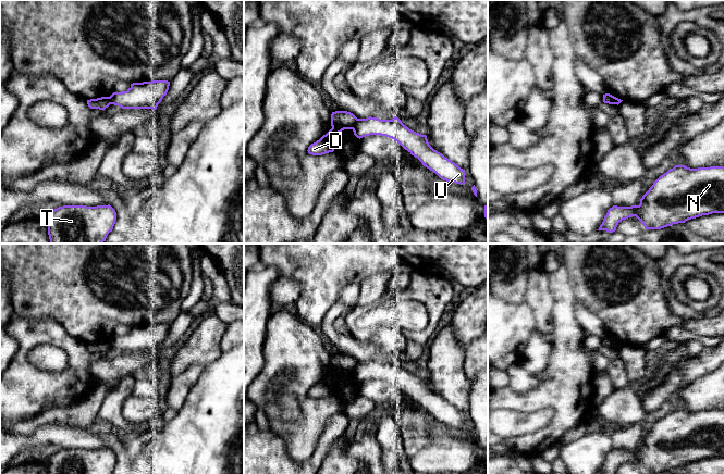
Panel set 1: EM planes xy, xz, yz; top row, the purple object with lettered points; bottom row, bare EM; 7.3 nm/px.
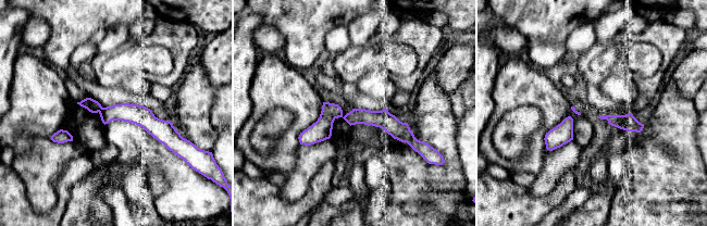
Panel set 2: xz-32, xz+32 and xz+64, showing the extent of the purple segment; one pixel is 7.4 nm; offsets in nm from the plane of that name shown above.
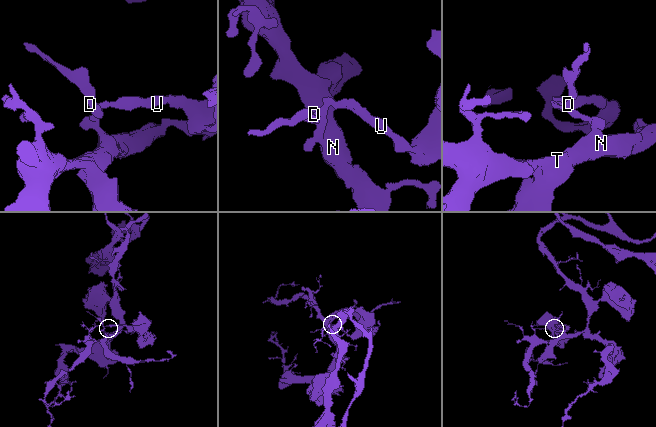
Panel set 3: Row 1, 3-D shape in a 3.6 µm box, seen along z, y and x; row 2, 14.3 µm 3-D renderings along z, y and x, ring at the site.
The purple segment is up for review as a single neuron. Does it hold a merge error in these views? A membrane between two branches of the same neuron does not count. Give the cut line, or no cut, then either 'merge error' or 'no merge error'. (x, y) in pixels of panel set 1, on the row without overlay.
cut xz (358, 362), (352, 372); merge error

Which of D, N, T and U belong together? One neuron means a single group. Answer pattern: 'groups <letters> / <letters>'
groups D N T / U

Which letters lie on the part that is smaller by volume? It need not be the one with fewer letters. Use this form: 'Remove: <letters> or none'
Remove: U

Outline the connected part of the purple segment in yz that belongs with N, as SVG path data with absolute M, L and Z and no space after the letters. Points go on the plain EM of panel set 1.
M675 409L661 419L640 442L639 449L617 450L608 453L598 474L616 474L619 465L636 460L646 473L661 473L673 467L685 466L688 463L712 457L724 457L724 410L690 412L685 409Z

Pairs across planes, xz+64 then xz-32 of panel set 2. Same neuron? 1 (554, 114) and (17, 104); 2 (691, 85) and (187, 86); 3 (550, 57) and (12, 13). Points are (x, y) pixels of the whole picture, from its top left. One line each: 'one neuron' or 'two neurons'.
1: one neuron
2: two neurons
3: two neurons

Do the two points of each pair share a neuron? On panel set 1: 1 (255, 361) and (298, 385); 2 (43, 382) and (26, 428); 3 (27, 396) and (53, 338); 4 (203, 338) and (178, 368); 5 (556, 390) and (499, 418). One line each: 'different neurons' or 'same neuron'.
1: different neurons
2: different neurons
3: same neuron
4: same neuron
5: different neurons

